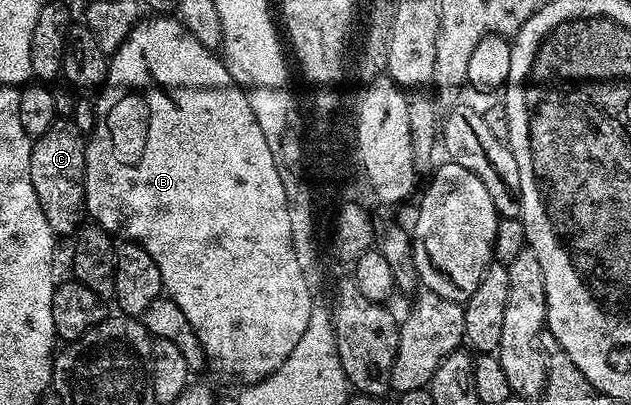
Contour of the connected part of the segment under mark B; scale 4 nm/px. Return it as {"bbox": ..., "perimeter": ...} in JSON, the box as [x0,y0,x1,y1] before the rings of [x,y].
{"bbox":[83,16,313,383],"perimeter":[[[147,16],[137,22],[133,31],[129,31],[125,43],[121,43],[118,51],[110,54],[107,78],[103,80],[94,98],[95,126],[86,138],[87,154],[83,176],[85,213],[106,233],[123,241],[134,241],[136,245],[149,251],[149,259],[153,259],[153,263],[157,263],[157,271],[161,271],[163,293],[170,297],[173,303],[177,303],[185,319],[189,319],[203,348],[204,358],[210,364],[212,361],[221,372],[228,373],[231,377],[240,377],[243,383],[257,382],[281,367],[293,351],[293,347],[297,346],[297,341],[309,325],[313,302],[313,296],[307,290],[309,277],[300,270],[300,264],[297,263],[294,254],[286,192],[281,185],[280,176],[277,175],[271,148],[265,139],[265,131],[261,131],[257,115],[253,115],[253,107],[249,107],[245,90],[231,79],[226,64],[212,50],[197,43],[197,39],[193,39],[193,35],[183,28],[182,21],[174,16]]]}

